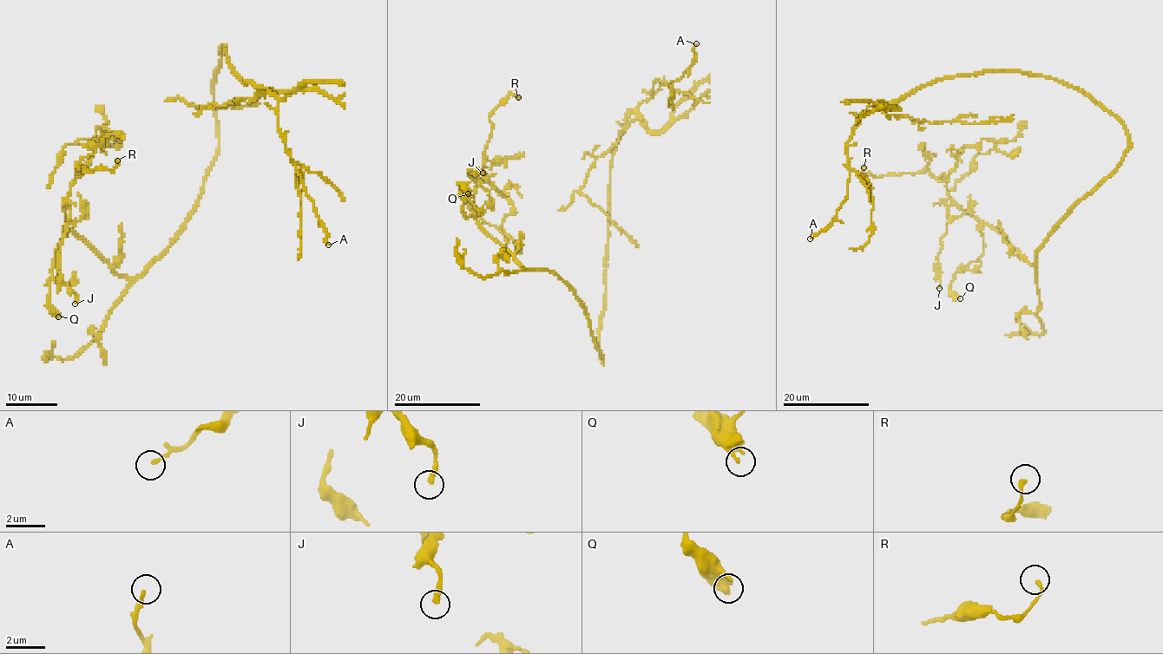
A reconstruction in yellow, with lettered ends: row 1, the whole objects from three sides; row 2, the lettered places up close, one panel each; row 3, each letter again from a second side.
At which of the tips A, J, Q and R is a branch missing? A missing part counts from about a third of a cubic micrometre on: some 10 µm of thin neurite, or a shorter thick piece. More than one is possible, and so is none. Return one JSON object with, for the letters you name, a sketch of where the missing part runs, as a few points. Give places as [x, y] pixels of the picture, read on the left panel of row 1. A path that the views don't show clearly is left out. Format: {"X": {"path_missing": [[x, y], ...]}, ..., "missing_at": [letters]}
{"missing_at": []}

